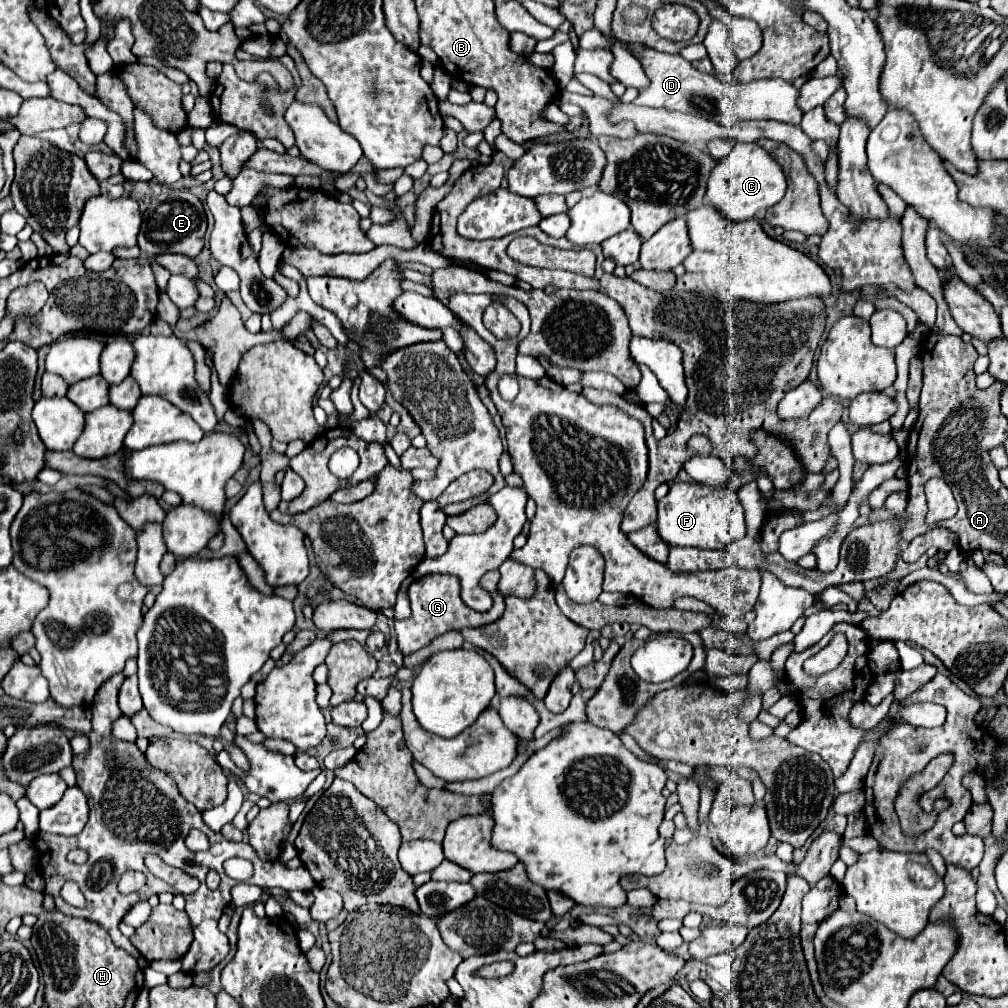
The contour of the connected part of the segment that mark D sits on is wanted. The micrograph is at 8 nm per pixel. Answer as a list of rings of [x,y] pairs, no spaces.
[[[624,43],[624,49],[638,57],[646,77],[650,79],[648,87],[638,89],[638,97],[632,101],[636,105],[664,107],[664,109],[672,109],[680,113],[690,113],[690,115],[716,121],[718,125],[724,125],[724,127],[730,127],[740,121],[760,121],[760,119],[772,119],[772,121],[782,121],[790,125],[800,125],[802,121],[804,113],[796,105],[798,89],[784,79],[726,83],[714,75],[694,69],[692,63],[682,59],[680,55],[660,53],[650,47],[642,47],[640,53],[634,53],[628,43]]]

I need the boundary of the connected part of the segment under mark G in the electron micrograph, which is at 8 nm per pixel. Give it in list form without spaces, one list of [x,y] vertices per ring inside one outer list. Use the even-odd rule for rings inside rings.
[[[428,575],[428,577],[420,577],[418,581],[414,581],[408,589],[410,593],[410,603],[412,603],[412,617],[406,621],[396,621],[396,637],[398,637],[398,647],[402,651],[402,655],[410,655],[422,647],[426,647],[432,639],[436,639],[438,635],[444,635],[446,631],[452,629],[464,629],[464,627],[480,627],[480,625],[488,625],[496,619],[500,619],[500,615],[504,613],[504,597],[496,591],[494,587],[494,597],[492,597],[492,607],[484,613],[478,613],[470,607],[464,605],[464,601],[460,599],[460,581],[452,575]]]

